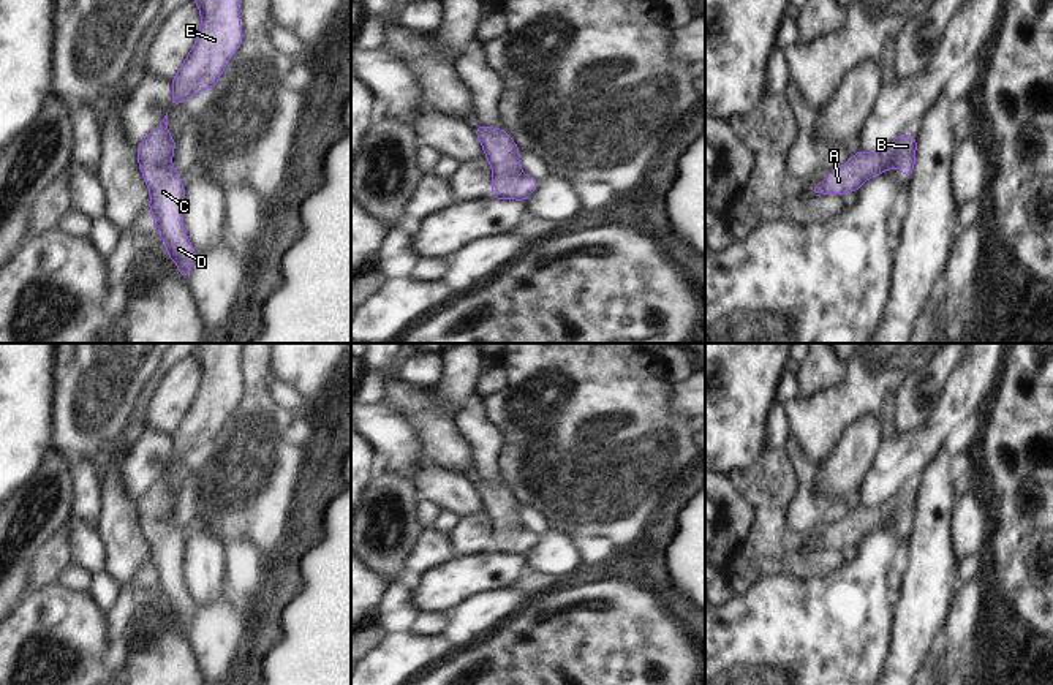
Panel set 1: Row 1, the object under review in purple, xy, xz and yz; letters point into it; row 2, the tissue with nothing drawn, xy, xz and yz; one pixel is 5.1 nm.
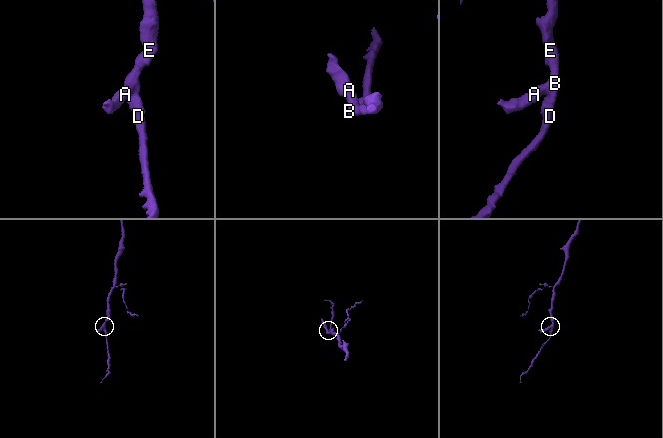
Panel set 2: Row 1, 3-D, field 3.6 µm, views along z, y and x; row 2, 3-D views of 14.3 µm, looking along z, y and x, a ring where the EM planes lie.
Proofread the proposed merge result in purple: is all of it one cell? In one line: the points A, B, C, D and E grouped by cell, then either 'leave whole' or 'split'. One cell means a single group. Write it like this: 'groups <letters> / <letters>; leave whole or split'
groups A B C D E; leave whole

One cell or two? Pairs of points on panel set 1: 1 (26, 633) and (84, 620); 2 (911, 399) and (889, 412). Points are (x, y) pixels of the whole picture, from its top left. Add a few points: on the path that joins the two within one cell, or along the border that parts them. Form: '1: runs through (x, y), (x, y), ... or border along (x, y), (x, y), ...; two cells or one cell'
1: runs through (40, 633), (64, 633), (70, 630); one cell
2: border along (897, 394), (895, 427); two cells

